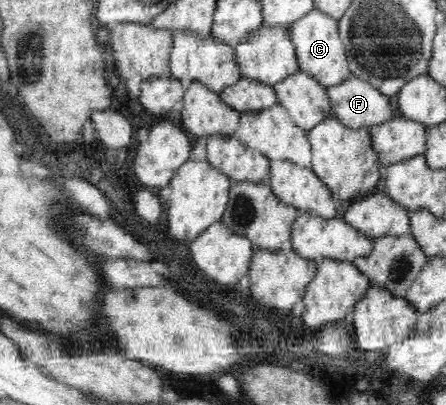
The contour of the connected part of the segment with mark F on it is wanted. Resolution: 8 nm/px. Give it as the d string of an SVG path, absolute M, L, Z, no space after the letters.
M349 76L347 80L327 88L332 105L332 114L348 127L373 126L385 122L393 116L389 97L382 94L377 86L370 84L366 79Z

